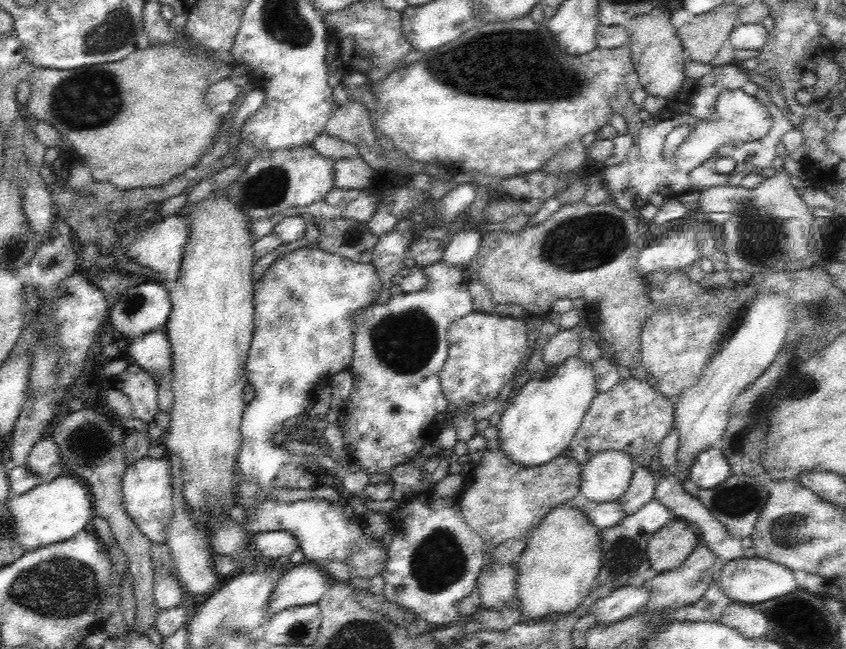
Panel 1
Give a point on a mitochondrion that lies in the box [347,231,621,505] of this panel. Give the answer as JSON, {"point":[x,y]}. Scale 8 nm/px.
{"point":[406,342]}

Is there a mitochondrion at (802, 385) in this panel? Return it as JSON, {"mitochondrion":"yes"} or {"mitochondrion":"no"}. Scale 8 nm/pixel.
{"mitochondrion":"yes"}

